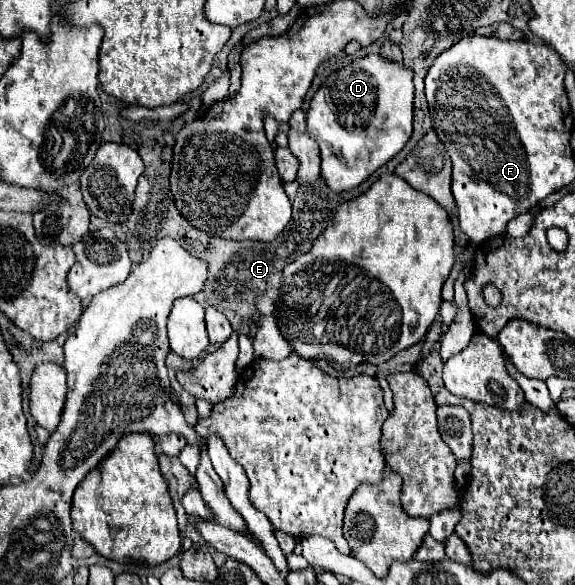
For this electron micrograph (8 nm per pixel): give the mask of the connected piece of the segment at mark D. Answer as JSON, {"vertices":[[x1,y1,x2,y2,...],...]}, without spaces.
{"vertices":[[366,55,362,59,352,61,340,71,334,71,322,87,316,91,310,103,310,111,306,115,308,135,318,143,322,157,322,179,326,185,336,191,350,191,364,183,378,167,388,163,412,135,412,71,382,59,380,55]]}

